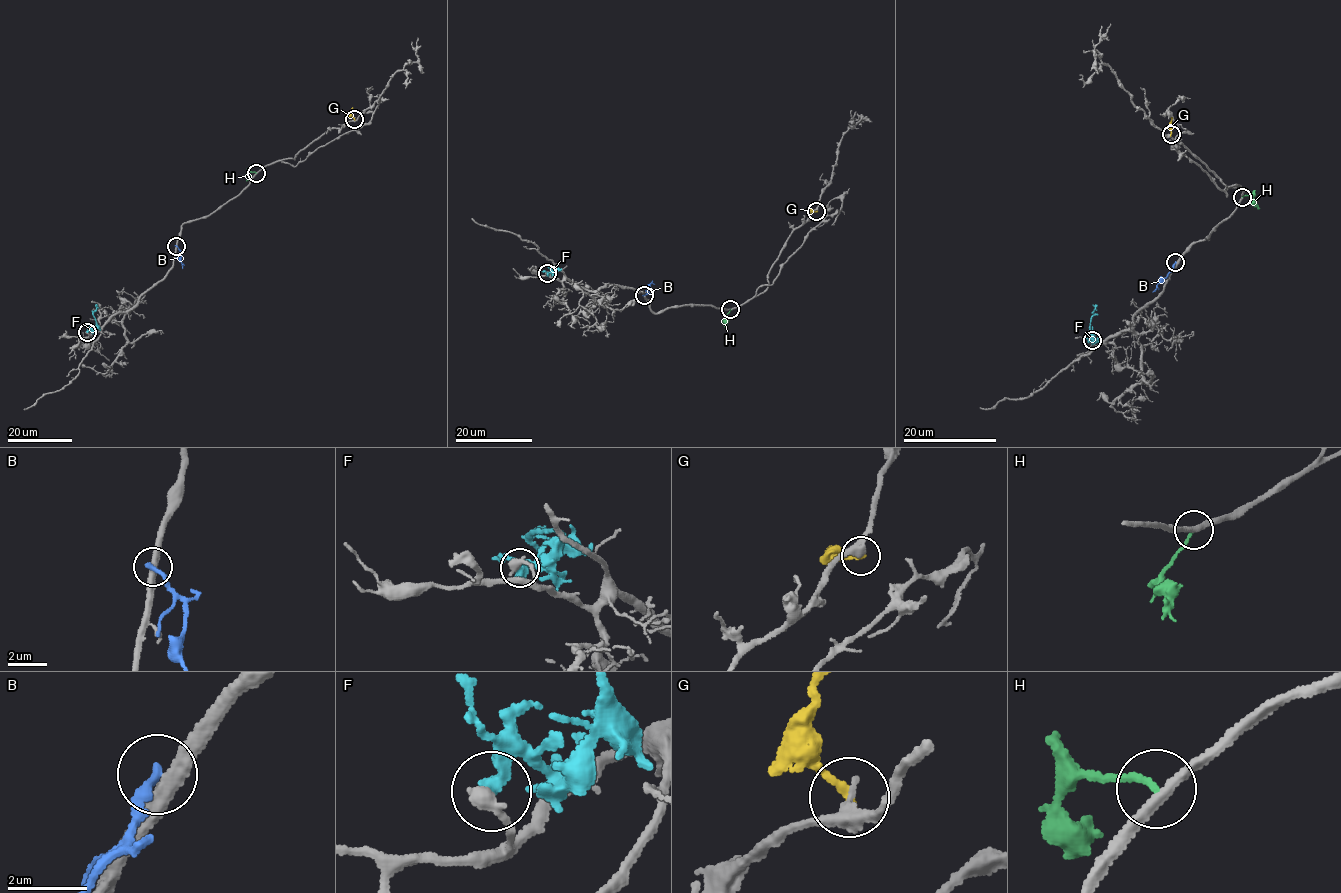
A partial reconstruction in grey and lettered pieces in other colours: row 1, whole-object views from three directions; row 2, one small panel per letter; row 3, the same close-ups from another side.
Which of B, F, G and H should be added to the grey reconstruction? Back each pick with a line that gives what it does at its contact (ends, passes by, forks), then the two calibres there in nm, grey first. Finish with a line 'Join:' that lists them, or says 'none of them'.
Join: none of them

